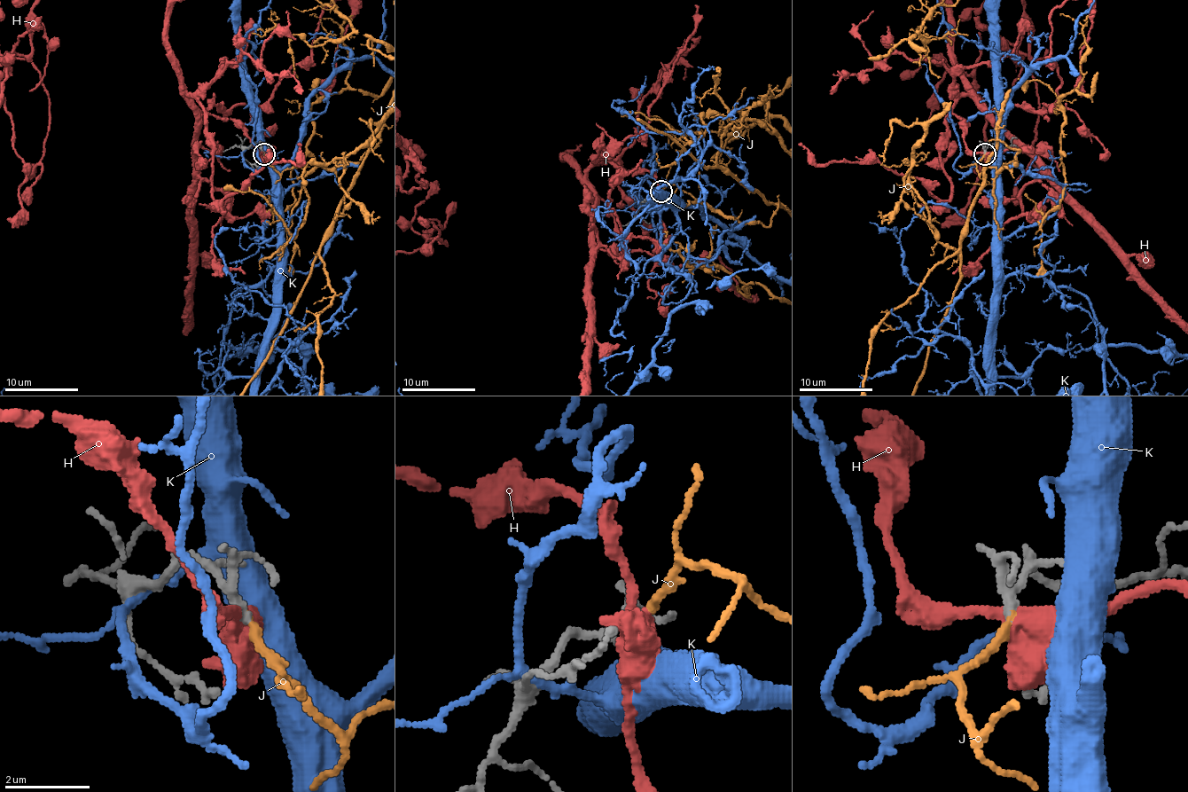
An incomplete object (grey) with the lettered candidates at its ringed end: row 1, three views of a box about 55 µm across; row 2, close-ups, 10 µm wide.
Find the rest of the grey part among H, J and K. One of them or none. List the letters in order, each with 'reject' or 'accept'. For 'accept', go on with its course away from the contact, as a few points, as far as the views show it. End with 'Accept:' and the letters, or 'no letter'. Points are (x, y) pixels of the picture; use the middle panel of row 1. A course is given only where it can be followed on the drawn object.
H: reject
J: accept
K: reject
Accept: J

